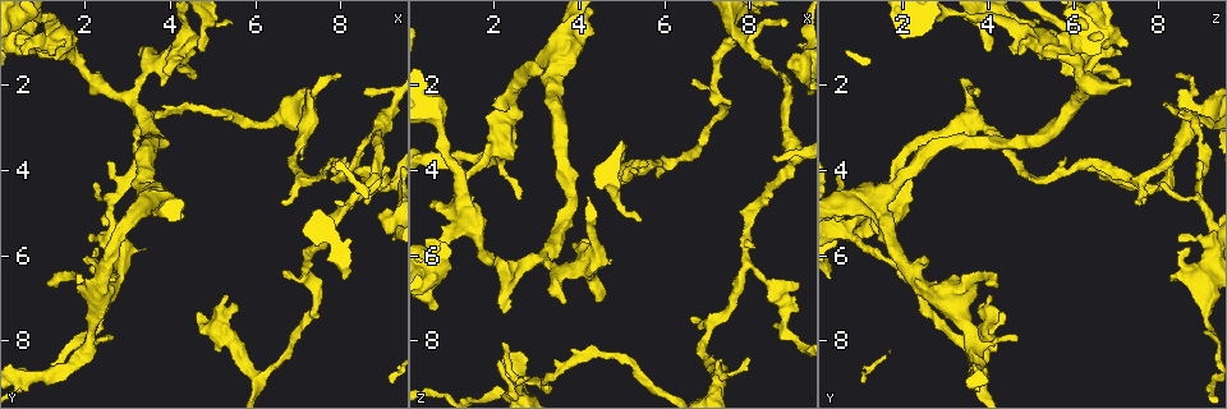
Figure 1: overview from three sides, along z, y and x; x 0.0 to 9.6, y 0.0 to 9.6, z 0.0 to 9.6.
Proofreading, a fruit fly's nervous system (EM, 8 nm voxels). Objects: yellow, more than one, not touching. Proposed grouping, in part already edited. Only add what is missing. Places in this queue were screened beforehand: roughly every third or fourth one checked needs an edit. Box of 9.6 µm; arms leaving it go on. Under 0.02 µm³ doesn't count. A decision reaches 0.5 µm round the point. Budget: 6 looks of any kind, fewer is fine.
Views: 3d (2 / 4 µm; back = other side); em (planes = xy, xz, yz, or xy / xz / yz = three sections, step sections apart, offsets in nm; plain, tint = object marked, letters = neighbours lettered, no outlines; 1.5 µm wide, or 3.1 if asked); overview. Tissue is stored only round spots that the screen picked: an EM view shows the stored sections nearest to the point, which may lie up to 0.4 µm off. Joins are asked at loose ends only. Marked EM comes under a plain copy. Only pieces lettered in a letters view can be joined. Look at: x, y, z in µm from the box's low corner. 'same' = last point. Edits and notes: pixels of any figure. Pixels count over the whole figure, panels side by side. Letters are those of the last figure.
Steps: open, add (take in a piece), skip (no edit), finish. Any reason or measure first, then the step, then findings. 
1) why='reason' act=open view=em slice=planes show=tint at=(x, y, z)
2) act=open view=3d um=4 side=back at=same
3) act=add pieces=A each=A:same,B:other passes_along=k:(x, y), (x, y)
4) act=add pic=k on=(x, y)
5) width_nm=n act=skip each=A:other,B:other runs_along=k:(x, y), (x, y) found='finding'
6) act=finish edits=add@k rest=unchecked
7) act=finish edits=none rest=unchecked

why='tapers out' act=open view=3d um=4 at=(2.55, 3.85, 9.00)

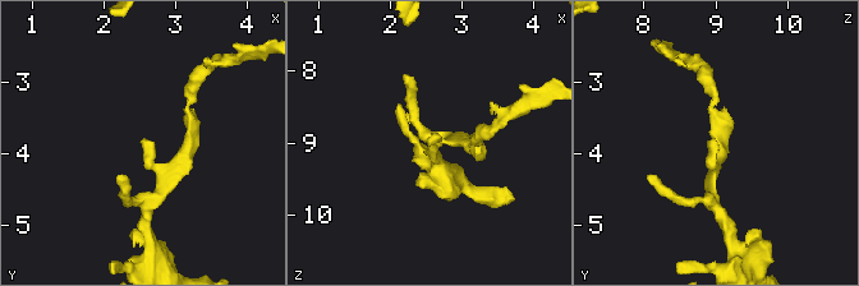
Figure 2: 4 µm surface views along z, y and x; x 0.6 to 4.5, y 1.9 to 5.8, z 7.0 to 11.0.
act=open view=em slice=planes show=letters at=(2.55, 3.80, 9.00)

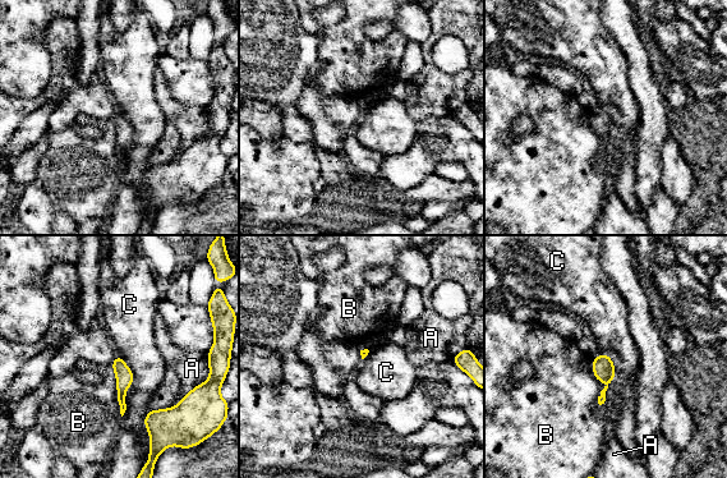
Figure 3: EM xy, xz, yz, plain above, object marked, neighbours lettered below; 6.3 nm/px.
act=skip each=A:other,B:other,C:other found='no lettered piece goes on from it'

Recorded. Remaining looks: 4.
why='branch stops here' act=open view=3d um=4 at=(2.20, 2.00, 7.40)

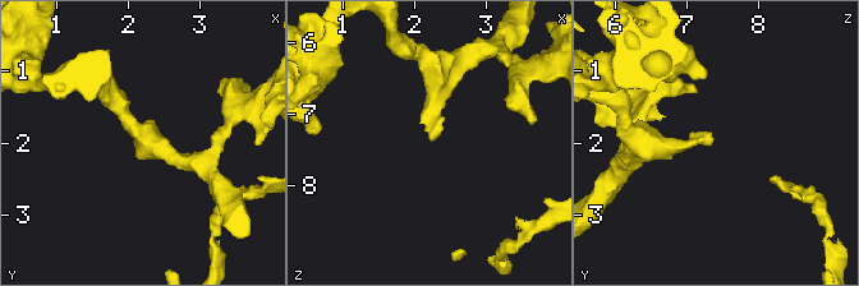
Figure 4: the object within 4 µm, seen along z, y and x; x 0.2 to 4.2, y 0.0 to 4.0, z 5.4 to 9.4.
why='need the tissue' act=open view=em slice=xz step=4 show=tint at=(2.20, 2.00, 7.35)

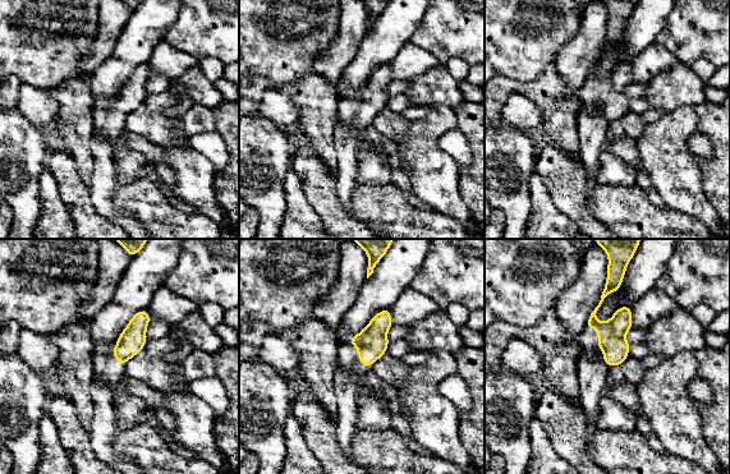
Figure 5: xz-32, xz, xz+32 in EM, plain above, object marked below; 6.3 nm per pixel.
why='what lies round it' act=open view=em slice=xz step=4 show=letters at=same

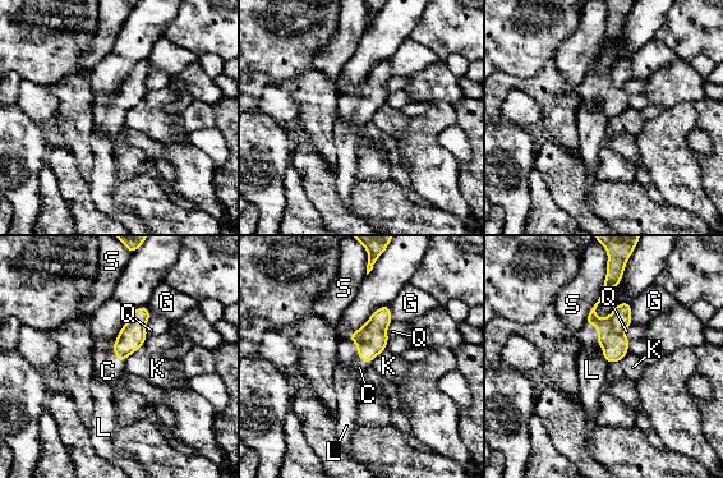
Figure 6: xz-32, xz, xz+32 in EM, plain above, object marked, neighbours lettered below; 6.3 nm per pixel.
act=add pieces=C each=C:same,G:other,K:other,L:other,Q:other,S:other passes_along=6:(371, 339), (365, 361), (359, 367) found='the neuron continues'

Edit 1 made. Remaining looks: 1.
act=finish edits=add@6 rest=unchecked

